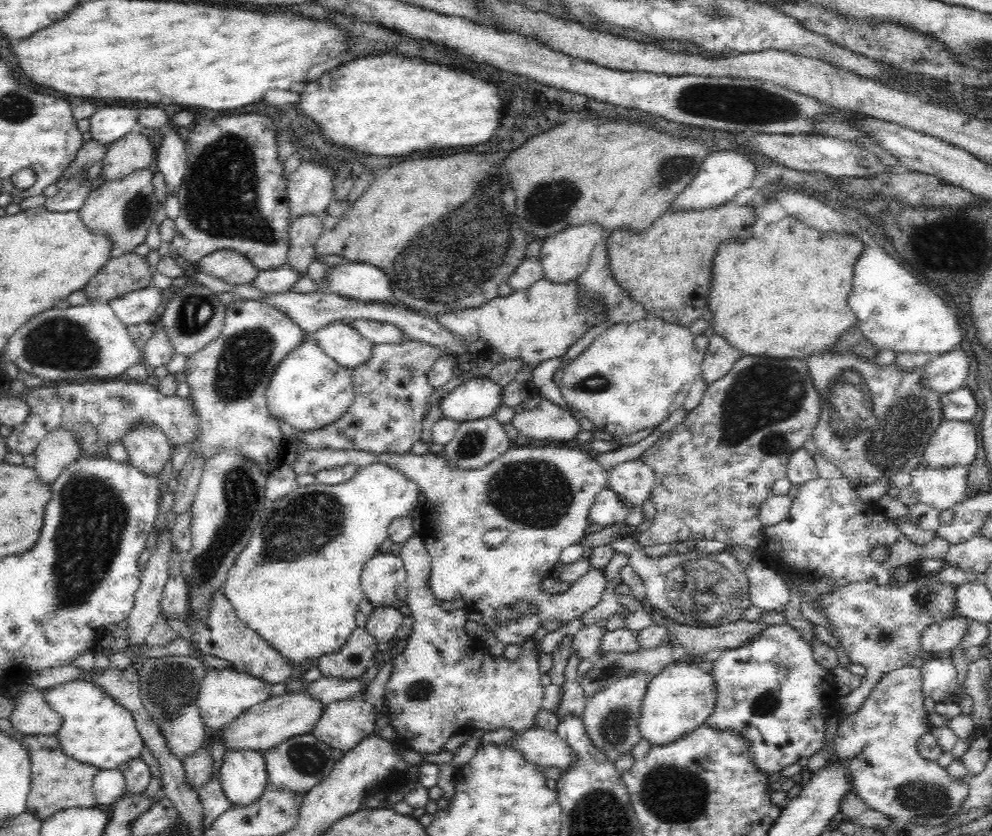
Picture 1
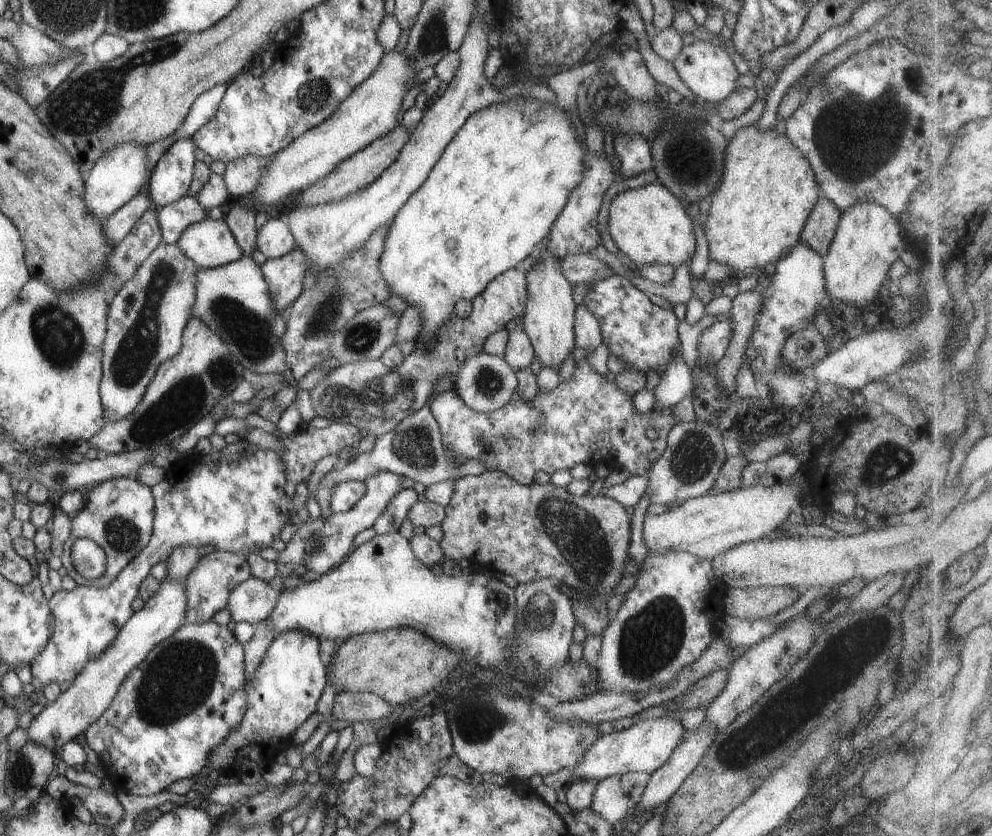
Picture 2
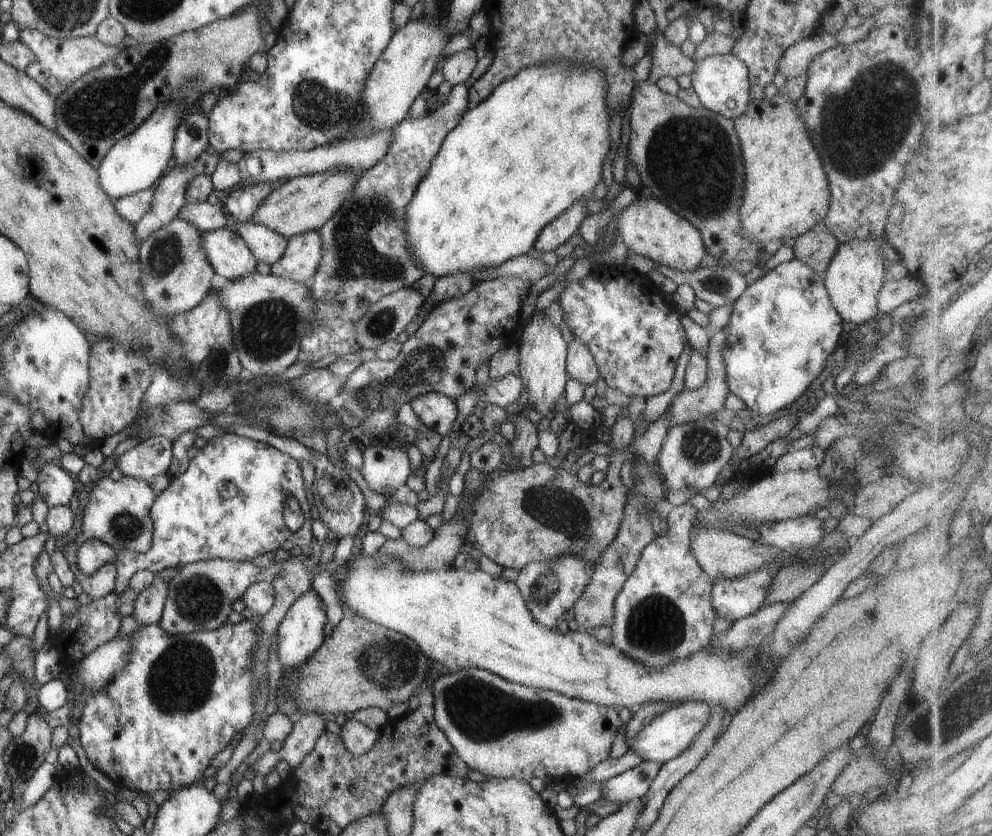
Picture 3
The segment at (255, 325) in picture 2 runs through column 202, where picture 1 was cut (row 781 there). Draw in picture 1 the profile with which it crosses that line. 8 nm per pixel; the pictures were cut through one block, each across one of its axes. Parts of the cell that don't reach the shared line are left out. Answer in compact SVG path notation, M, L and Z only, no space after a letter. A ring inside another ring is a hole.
M312 733L283 740L274 748L262 753L267 770L268 784L270 787L281 791L290 791L302 798L307 792L324 782L325 778L328 778L334 770L337 760L332 758L332 749L331 746L318 741Z

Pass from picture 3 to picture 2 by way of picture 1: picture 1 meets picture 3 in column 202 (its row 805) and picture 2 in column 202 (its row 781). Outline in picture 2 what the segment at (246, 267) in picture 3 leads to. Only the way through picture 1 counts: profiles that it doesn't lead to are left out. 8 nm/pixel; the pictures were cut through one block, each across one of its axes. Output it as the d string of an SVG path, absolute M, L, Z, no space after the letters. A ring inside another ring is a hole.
M222 218L189 224L176 244L197 269L225 266L243 255Z

